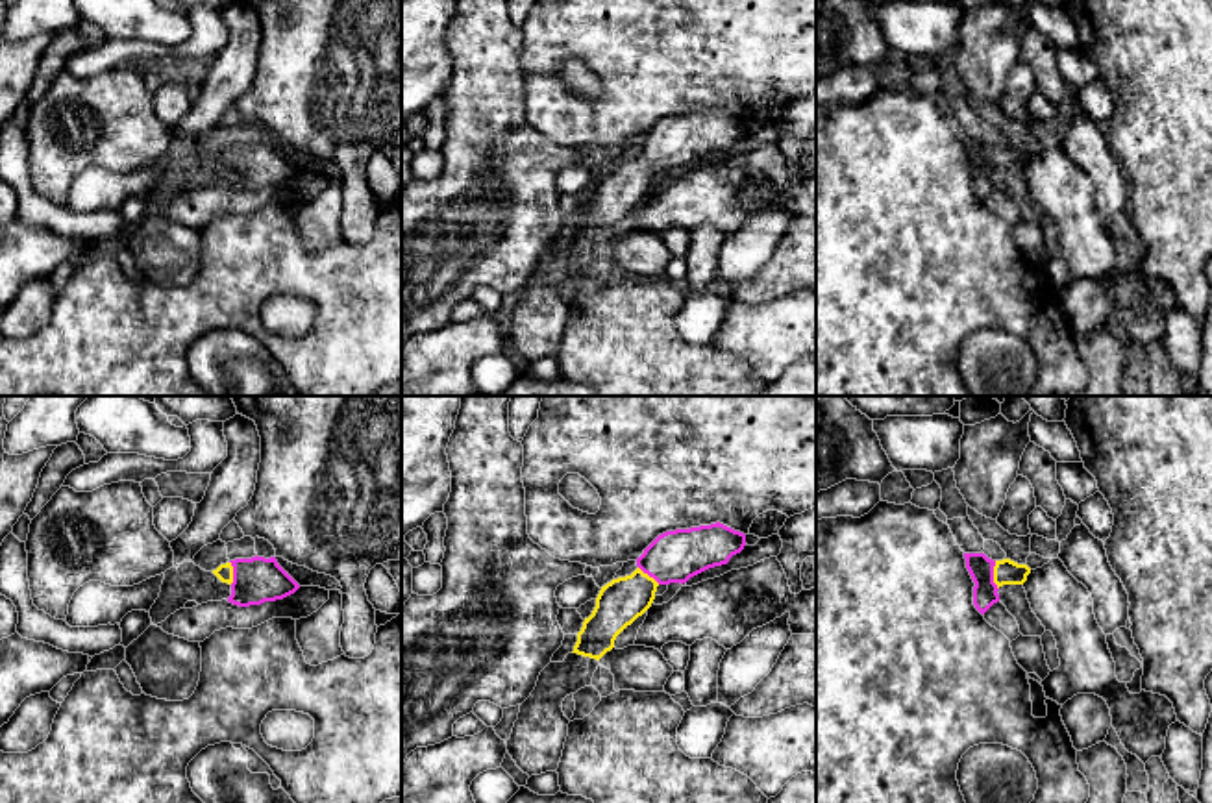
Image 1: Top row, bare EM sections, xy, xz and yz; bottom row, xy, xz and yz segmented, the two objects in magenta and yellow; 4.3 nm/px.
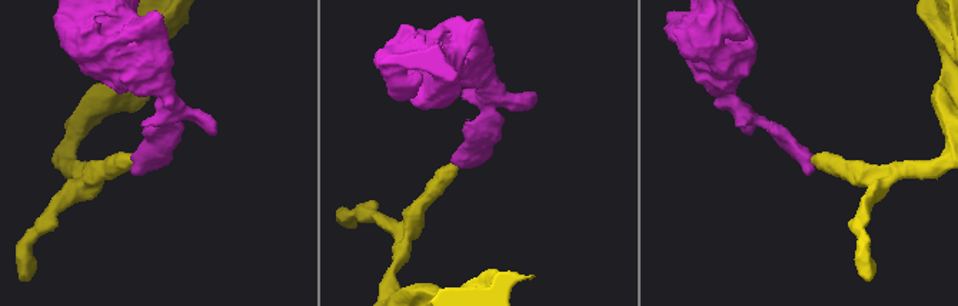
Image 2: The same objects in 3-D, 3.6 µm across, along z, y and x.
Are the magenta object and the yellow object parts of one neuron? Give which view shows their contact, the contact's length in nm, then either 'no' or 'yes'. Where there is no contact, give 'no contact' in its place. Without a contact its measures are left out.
meets magenta in yz; contact 130 nm long; yes

